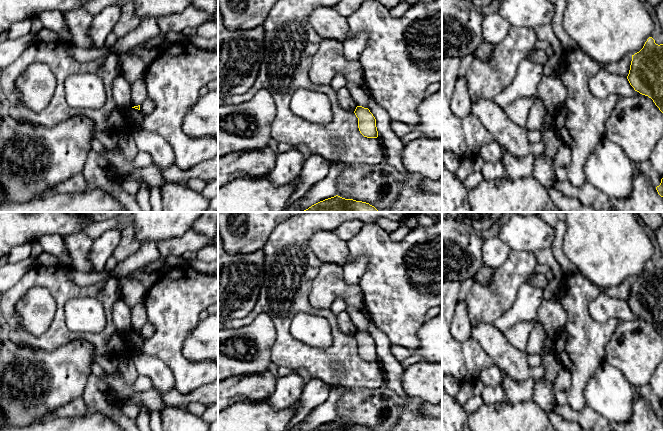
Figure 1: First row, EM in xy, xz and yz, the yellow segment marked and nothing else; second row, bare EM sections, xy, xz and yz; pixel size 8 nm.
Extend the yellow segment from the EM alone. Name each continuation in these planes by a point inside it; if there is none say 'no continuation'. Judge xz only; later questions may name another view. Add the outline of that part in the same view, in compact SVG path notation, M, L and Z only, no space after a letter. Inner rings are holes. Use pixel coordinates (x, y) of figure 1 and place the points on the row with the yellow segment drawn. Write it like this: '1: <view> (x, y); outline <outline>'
no continuation

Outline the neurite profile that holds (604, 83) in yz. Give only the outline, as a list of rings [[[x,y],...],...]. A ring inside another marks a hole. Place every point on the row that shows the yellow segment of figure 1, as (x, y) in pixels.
[[[601,66],[589,80],[589,89],[597,98],[618,96],[619,98],[640,94],[630,85],[627,77],[611,73]]]

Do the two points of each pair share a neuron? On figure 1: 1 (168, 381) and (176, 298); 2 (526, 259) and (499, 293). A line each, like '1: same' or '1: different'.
1: different
2: same

